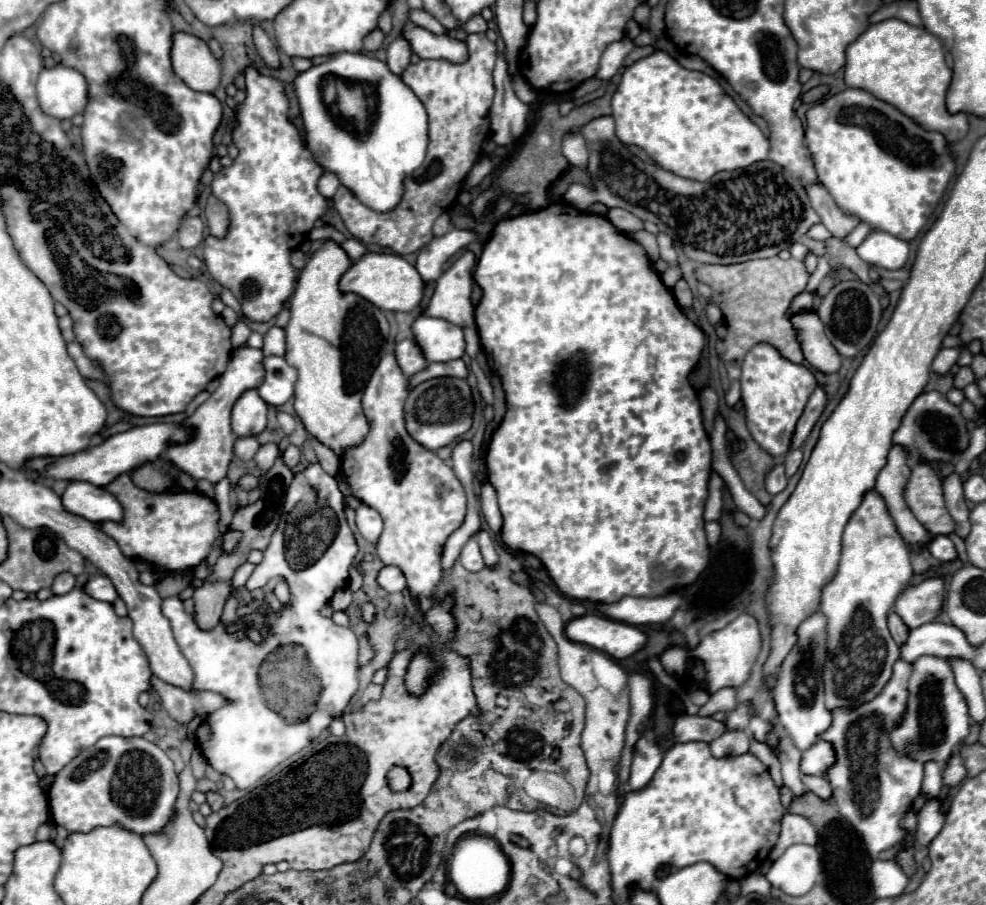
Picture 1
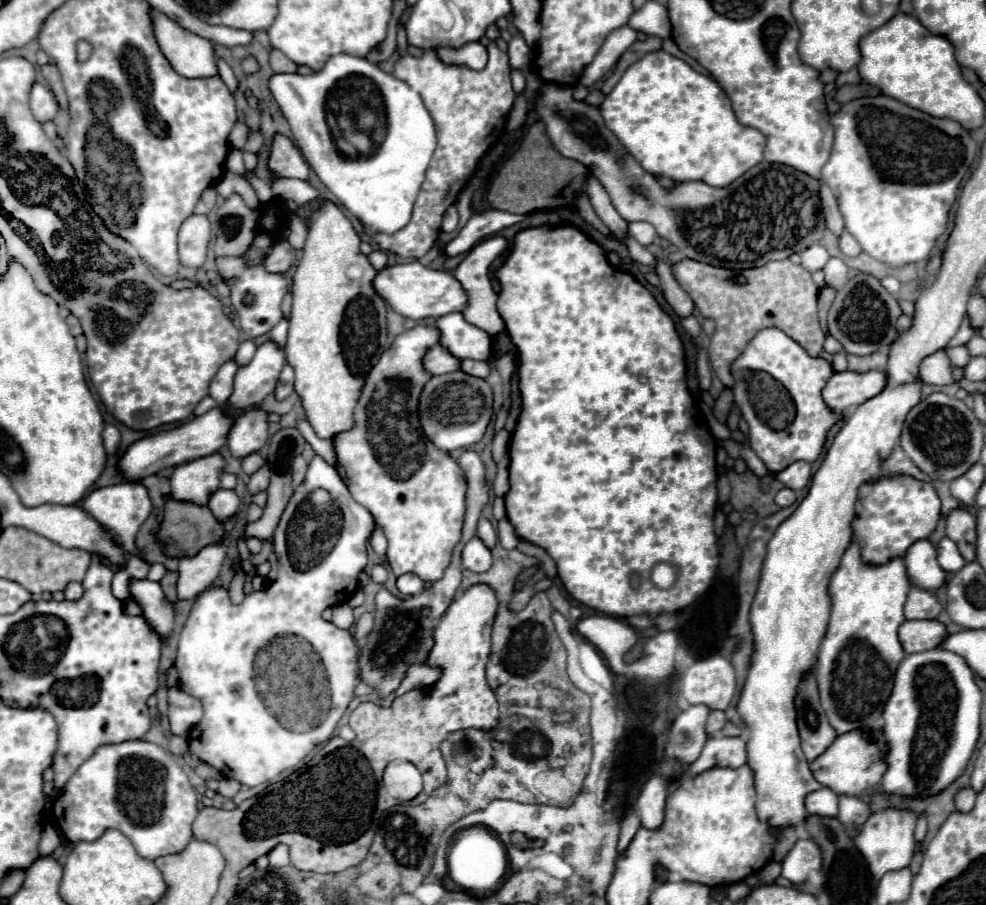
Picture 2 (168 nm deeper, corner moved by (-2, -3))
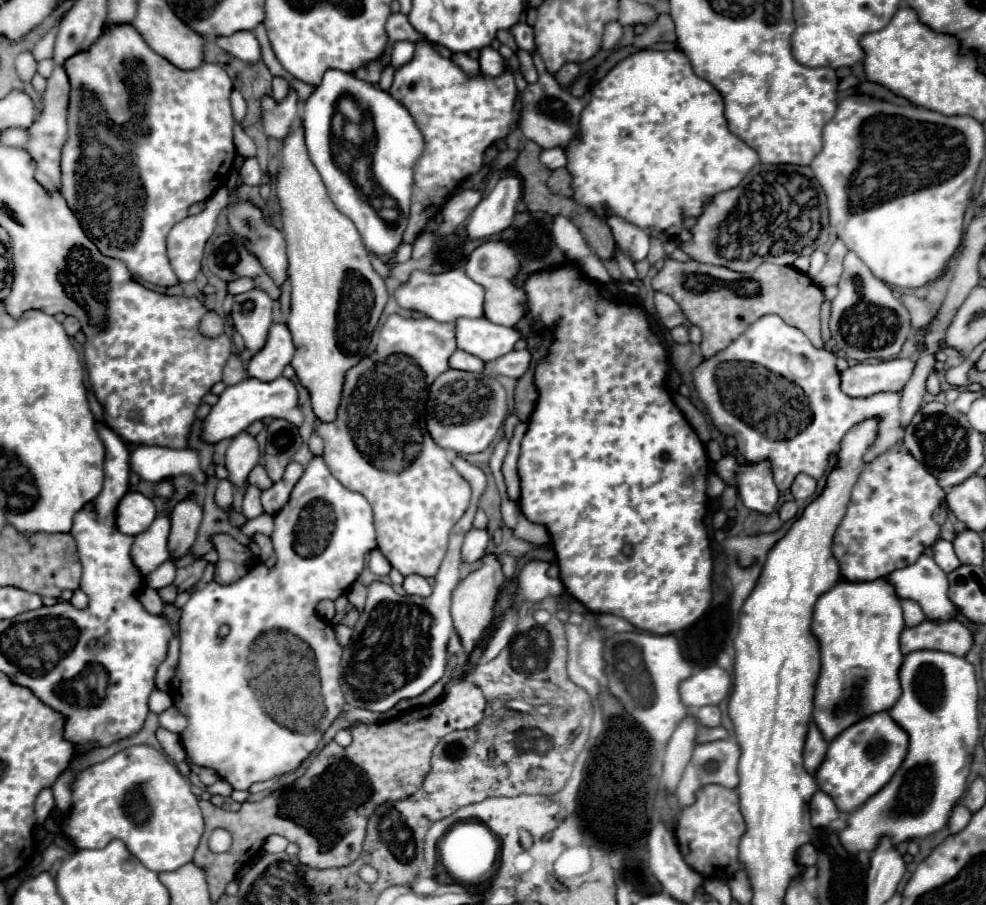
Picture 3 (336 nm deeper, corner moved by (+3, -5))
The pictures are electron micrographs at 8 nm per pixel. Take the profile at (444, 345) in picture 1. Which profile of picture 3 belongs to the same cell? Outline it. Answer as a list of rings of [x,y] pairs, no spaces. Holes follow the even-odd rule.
[[[458,319],[454,321],[456,347],[480,357],[482,361],[492,361],[510,353],[520,339],[520,333],[512,327],[492,325],[488,319]]]

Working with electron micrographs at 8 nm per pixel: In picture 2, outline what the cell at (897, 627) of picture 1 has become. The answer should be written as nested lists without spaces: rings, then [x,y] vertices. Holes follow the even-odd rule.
[[[937,619],[923,621],[905,621],[899,627],[899,641],[907,653],[919,653],[935,649],[941,645],[941,639],[947,635],[947,629]]]

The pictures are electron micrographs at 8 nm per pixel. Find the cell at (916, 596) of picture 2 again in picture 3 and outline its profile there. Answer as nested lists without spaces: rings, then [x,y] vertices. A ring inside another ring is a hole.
[[[902,599],[902,611],[904,611],[904,621],[906,621],[906,627],[914,627],[918,625],[920,621],[926,619],[924,611],[920,609],[920,605],[916,601],[910,601],[910,599]]]

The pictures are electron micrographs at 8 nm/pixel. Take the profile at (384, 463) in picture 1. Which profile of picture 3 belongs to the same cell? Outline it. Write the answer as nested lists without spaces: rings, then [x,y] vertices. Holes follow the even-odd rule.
[[[390,315],[380,331],[376,351],[346,373],[336,421],[314,423],[314,431],[324,439],[326,445],[322,457],[328,469],[346,489],[368,499],[374,511],[378,549],[402,575],[418,573],[420,577],[428,579],[438,573],[446,555],[448,535],[470,503],[470,485],[452,467],[456,453],[438,447],[424,423],[428,385],[448,369],[448,357],[454,351],[456,341],[452,323],[438,323],[430,317],[404,319],[400,315]]]

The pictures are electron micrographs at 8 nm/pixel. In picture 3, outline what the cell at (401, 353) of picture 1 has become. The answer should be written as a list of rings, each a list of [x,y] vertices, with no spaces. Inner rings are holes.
[[[454,351],[448,359],[448,365],[450,369],[460,369],[460,371],[476,371],[480,373],[484,369],[484,361],[478,359],[478,357],[472,357],[470,353],[464,353],[464,351]]]

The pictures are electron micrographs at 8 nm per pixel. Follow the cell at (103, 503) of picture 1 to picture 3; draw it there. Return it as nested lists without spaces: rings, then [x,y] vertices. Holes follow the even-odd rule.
[[[128,491],[116,505],[116,527],[120,533],[138,535],[154,521],[154,503],[138,491]]]

